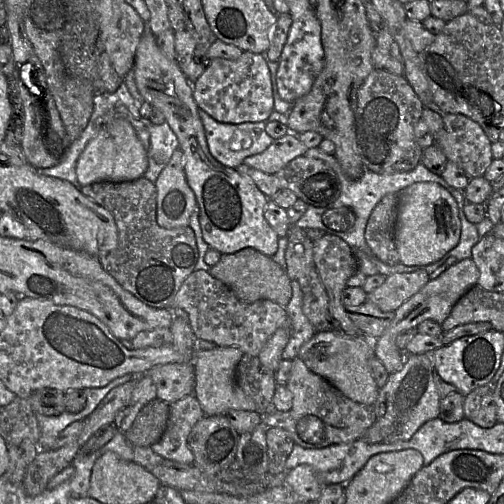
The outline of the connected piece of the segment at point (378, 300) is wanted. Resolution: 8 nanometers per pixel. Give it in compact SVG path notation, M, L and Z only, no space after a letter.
M425 269L390 275L382 285L367 294L367 301L383 312L395 312L422 289L430 280L429 275Z

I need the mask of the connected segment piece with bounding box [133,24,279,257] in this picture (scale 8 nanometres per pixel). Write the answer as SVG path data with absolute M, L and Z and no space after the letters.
M144 24L144 33L136 48L133 72L143 101L157 108L175 133L183 152L186 181L194 192L199 208L199 223L204 241L221 254L232 254L252 247L272 257L279 236L264 218L269 198L248 176L218 162L210 153L205 130L193 99L192 87L175 59L167 58L156 43L156 36Z

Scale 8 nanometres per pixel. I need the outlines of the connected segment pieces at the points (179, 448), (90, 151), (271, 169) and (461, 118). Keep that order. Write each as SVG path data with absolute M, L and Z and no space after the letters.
M193 394L169 404L169 410L166 430L161 439L150 448L164 459L193 464L194 455L188 446L188 436L205 414Z
M115 118L87 143L77 160L76 175L79 185L100 181L131 181L144 176L148 164L147 150L132 124L124 118Z
M289 131L286 135L274 139L263 152L246 157L243 164L267 174L276 174L291 160L304 155L307 150L298 134Z
M445 113L444 128L435 140L448 161L454 162L469 177L483 176L491 161L491 142L478 123L463 114Z

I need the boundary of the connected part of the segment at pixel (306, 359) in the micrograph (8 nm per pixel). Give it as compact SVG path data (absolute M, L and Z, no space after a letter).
M340 329L317 332L301 346L298 357L311 372L324 378L349 399L374 406L380 390L370 368L370 361L375 357L374 346L363 334L348 335Z

